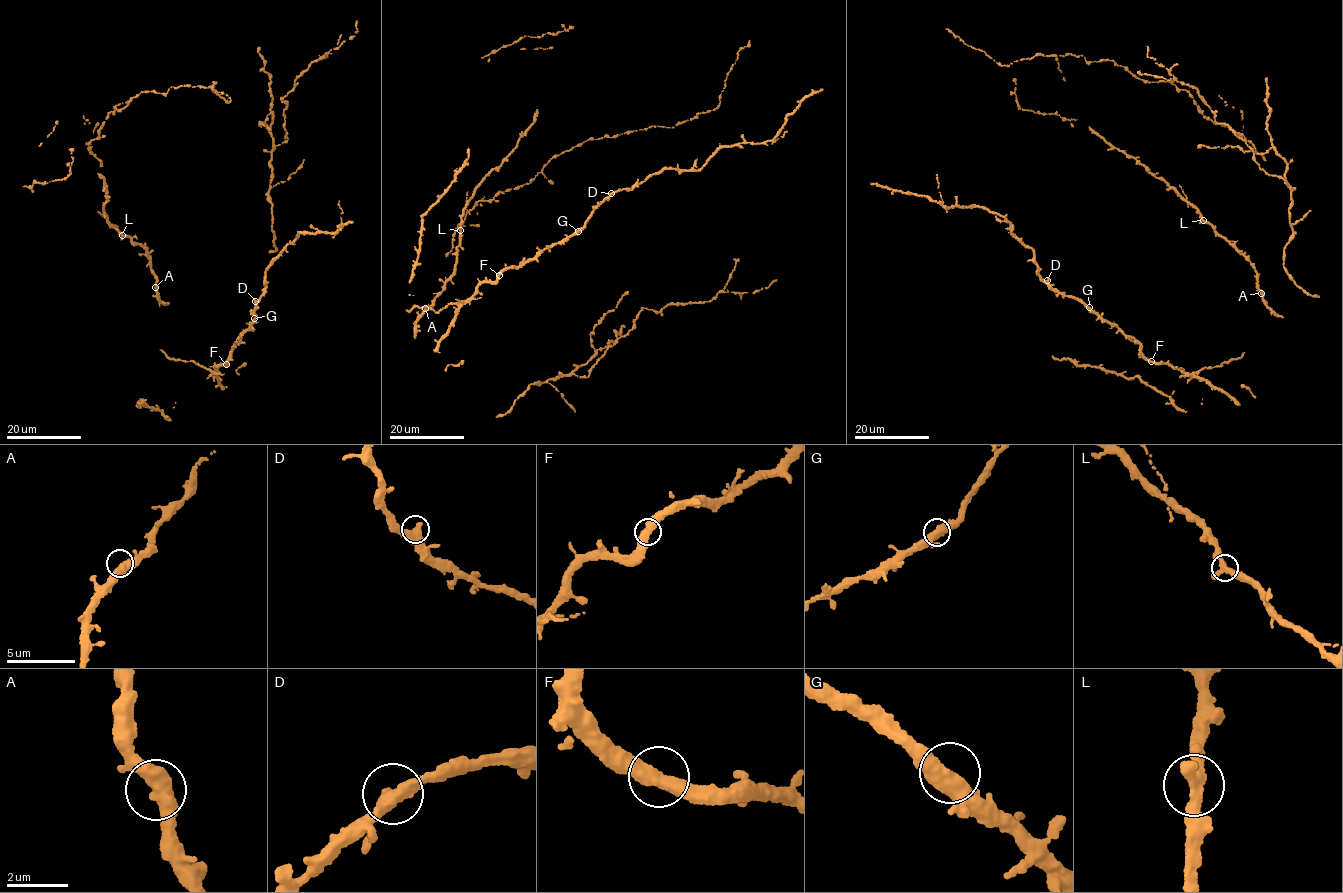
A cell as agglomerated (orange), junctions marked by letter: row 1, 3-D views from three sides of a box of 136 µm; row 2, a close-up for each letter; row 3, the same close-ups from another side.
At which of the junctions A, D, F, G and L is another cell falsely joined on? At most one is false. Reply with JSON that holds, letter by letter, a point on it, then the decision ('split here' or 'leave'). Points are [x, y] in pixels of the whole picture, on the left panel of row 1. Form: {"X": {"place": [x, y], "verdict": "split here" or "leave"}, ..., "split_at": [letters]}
{"A": {"place": [155, 287], "verdict": "leave"}, "D": {"place": [255, 301], "verdict": "leave"}, "F": {"place": [226, 364], "verdict": "leave"}, "G": {"place": [254, 318], "verdict": "leave"}, "L": {"place": [122, 235], "verdict": "leave"}, "split_at": []}

